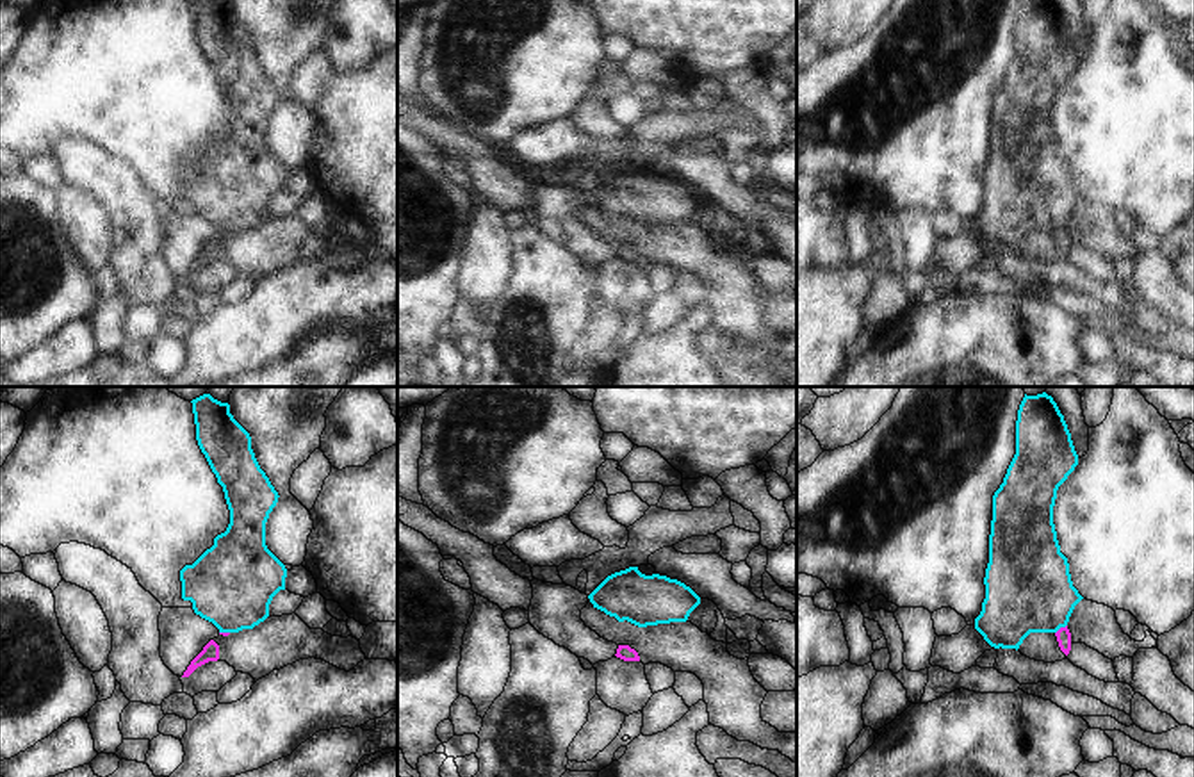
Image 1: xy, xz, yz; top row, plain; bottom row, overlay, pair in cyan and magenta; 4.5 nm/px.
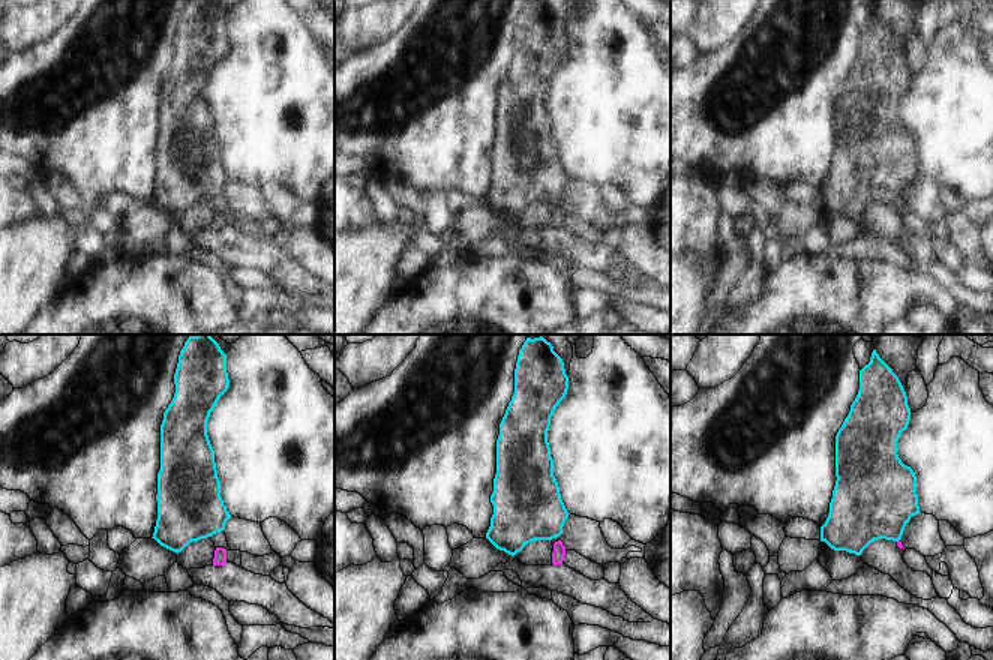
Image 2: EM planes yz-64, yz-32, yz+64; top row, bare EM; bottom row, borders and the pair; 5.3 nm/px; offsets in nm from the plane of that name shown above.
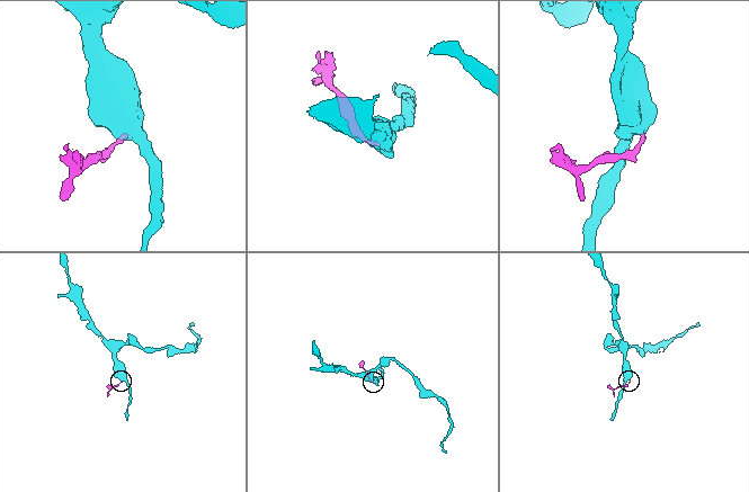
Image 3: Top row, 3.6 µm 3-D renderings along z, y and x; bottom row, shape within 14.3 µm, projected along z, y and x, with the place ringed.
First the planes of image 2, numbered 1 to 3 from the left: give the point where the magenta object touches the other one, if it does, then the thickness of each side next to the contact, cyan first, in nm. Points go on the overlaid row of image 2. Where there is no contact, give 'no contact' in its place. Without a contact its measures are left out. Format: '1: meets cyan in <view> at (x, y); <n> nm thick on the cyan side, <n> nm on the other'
1: no contact
2: no contact
3: no contact

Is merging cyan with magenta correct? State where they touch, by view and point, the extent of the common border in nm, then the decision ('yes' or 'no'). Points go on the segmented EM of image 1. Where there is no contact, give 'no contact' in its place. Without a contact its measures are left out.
meets cyan in yz at (1061, 626); contact 70 nm long; no

